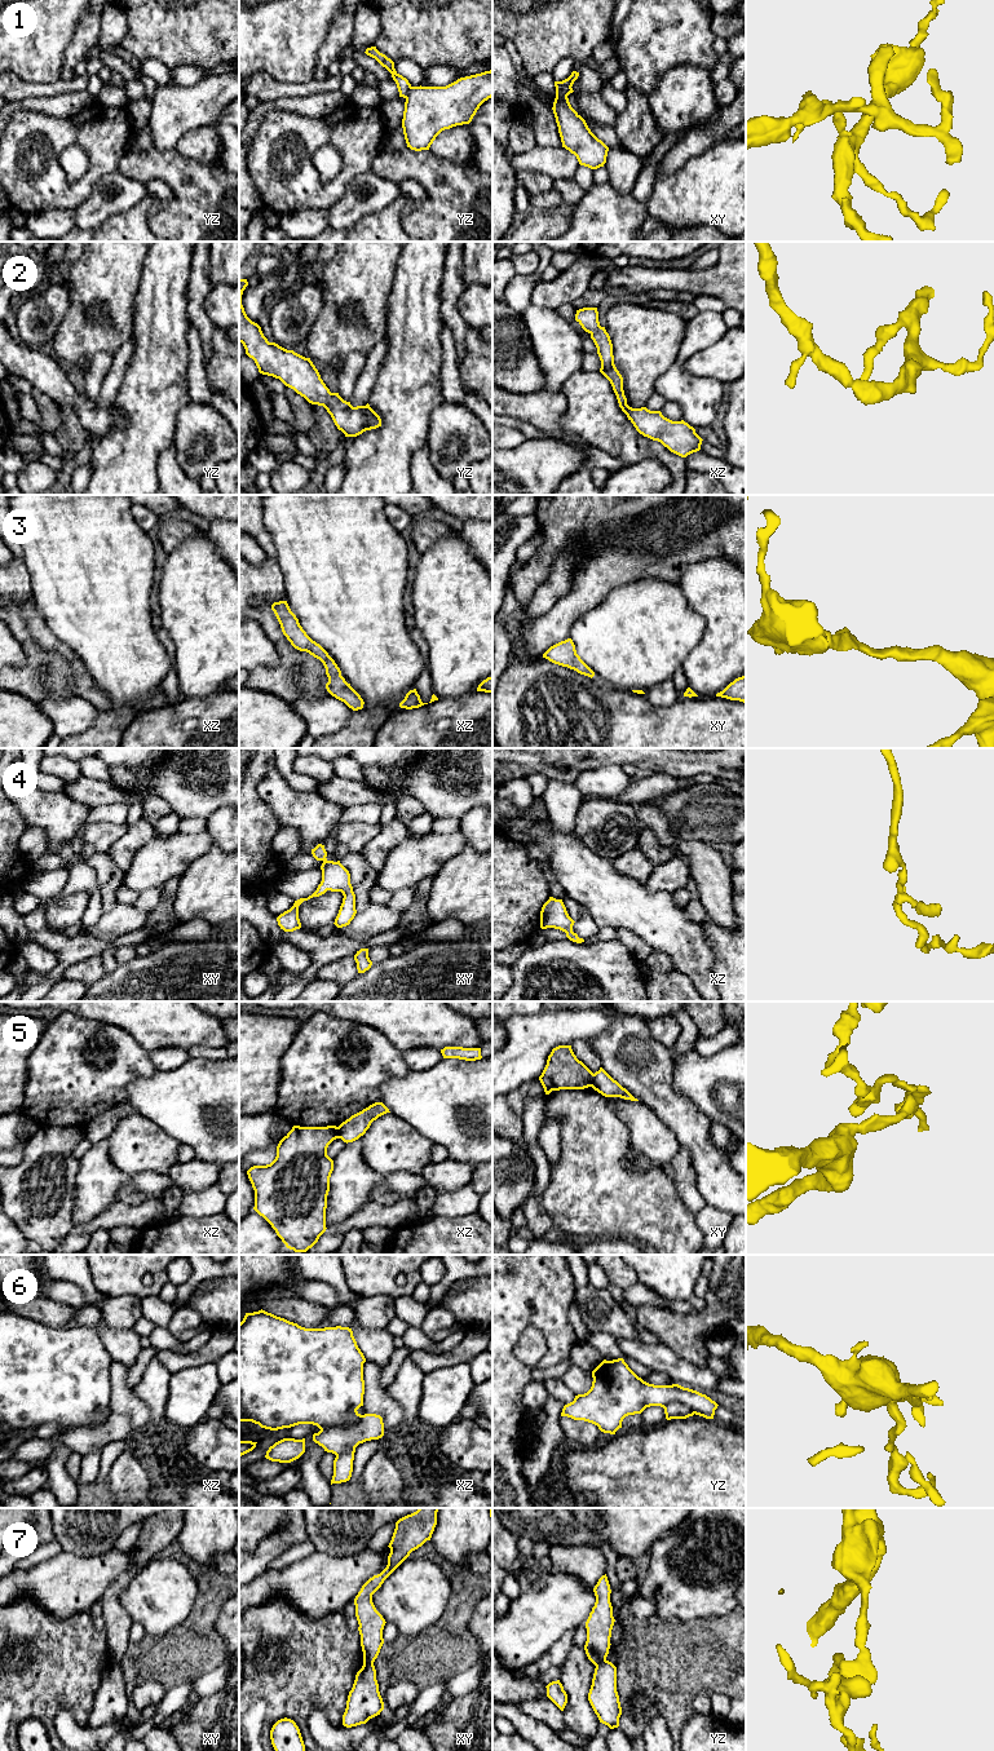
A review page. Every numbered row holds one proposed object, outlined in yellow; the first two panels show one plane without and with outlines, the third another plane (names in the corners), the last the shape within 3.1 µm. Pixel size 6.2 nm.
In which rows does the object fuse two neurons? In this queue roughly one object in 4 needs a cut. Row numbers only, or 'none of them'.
1, 5, 6, 7

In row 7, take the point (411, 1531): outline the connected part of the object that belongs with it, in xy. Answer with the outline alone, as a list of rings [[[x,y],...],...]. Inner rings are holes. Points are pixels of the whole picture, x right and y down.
[[[419,1508],[396,1522],[396,1529],[388,1546],[390,1553],[386,1568],[380,1574],[370,1578],[354,1599],[363,1663],[374,1663],[384,1644],[383,1630],[386,1622],[376,1610],[372,1595],[412,1551],[430,1540],[437,1525],[437,1512],[438,1508]]]

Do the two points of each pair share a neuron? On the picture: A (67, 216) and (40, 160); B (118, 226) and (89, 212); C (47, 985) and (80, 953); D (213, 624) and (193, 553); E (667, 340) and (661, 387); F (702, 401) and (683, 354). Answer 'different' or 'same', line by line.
A: different
B: different
C: same
D: same
E: different
F: same

